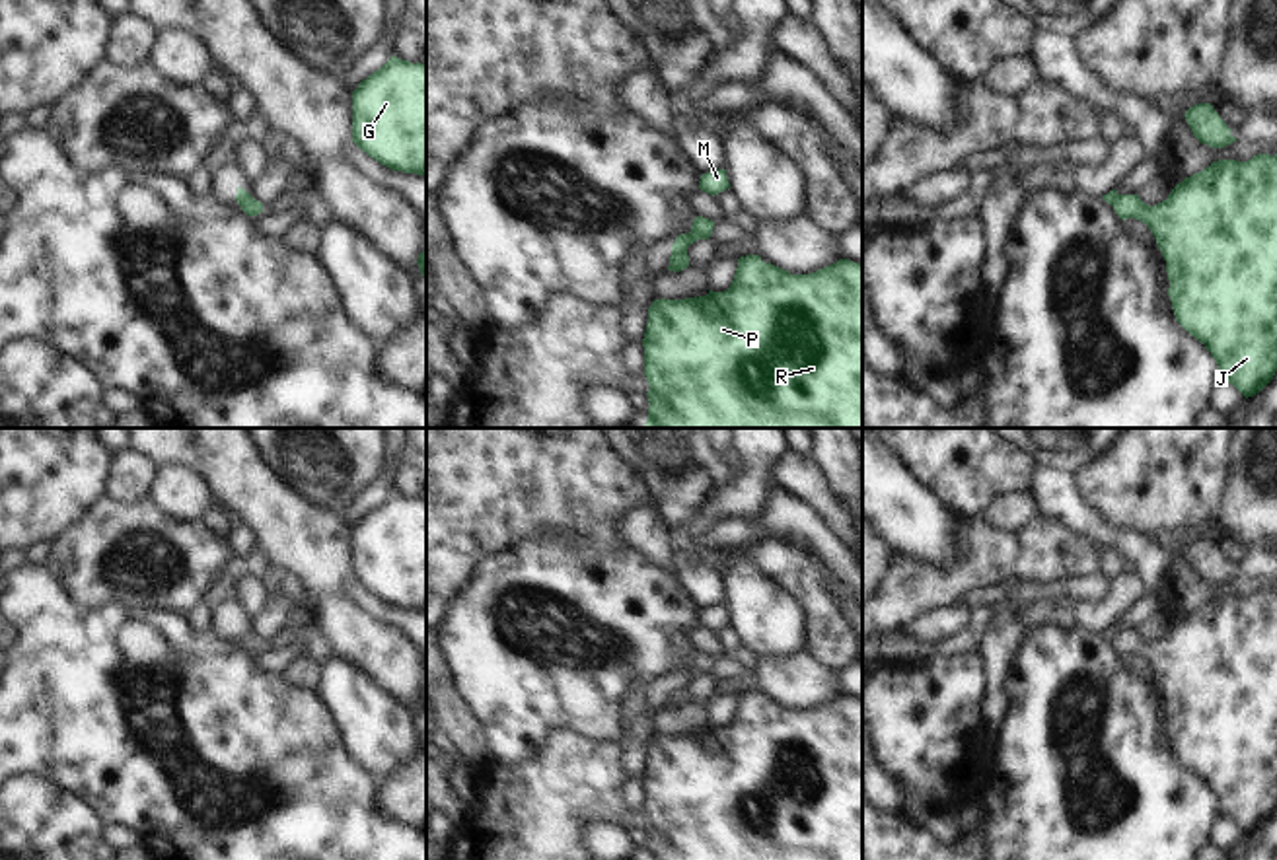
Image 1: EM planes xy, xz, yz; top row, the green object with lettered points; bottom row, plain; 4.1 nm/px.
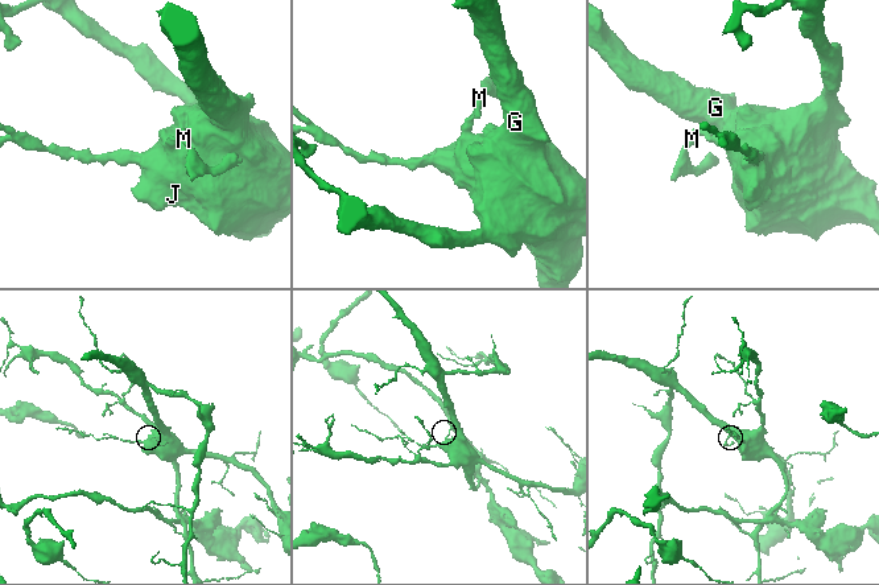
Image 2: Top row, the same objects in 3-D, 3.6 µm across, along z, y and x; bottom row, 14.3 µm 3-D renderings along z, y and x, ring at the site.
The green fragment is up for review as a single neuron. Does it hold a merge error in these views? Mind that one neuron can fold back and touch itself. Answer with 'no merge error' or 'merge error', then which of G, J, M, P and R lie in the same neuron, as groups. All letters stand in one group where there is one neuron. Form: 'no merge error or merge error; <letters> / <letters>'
merge error; G J P R / M

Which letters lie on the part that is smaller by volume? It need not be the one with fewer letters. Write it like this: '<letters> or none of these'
M

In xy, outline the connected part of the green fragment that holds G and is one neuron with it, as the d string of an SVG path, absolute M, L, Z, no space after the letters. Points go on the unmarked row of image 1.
M393 490L358 520L352 578L393 607L426 609L426 500Z

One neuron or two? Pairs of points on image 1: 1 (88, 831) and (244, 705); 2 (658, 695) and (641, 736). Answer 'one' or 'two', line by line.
1: two
2: one

